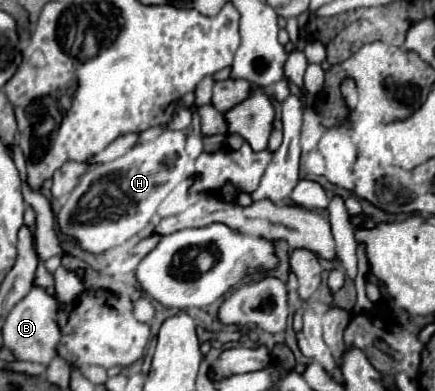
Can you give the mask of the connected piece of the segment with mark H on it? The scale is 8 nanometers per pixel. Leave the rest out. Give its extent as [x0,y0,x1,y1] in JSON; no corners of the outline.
[58,129,190,253]

